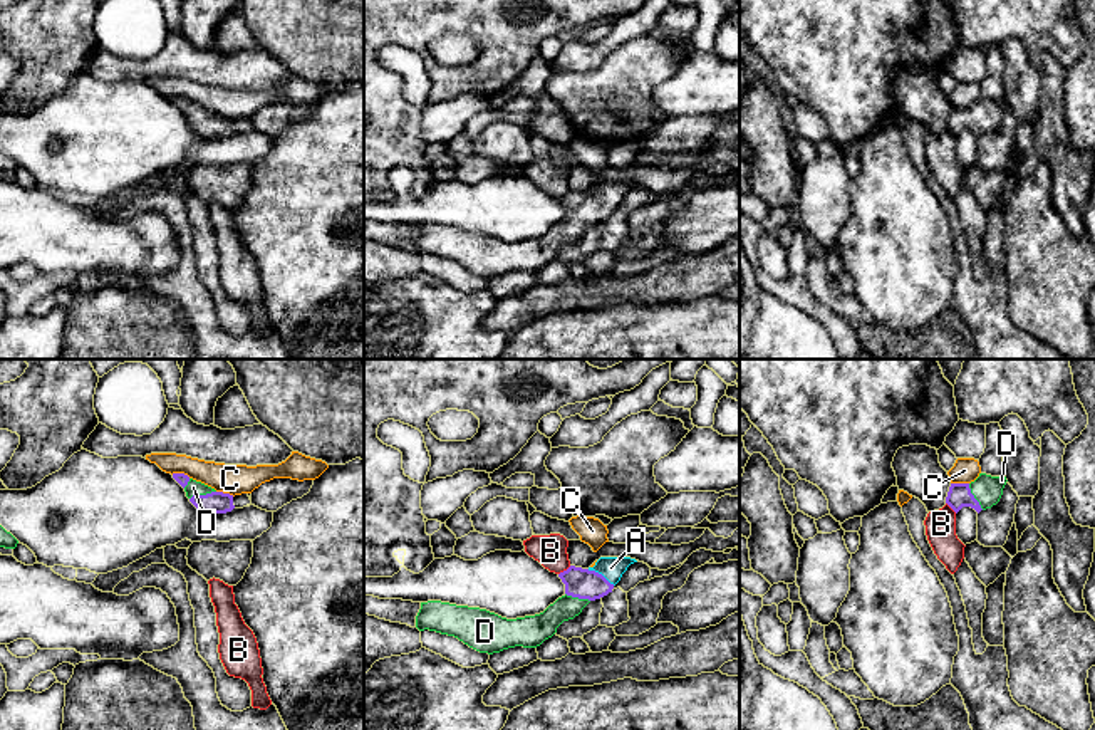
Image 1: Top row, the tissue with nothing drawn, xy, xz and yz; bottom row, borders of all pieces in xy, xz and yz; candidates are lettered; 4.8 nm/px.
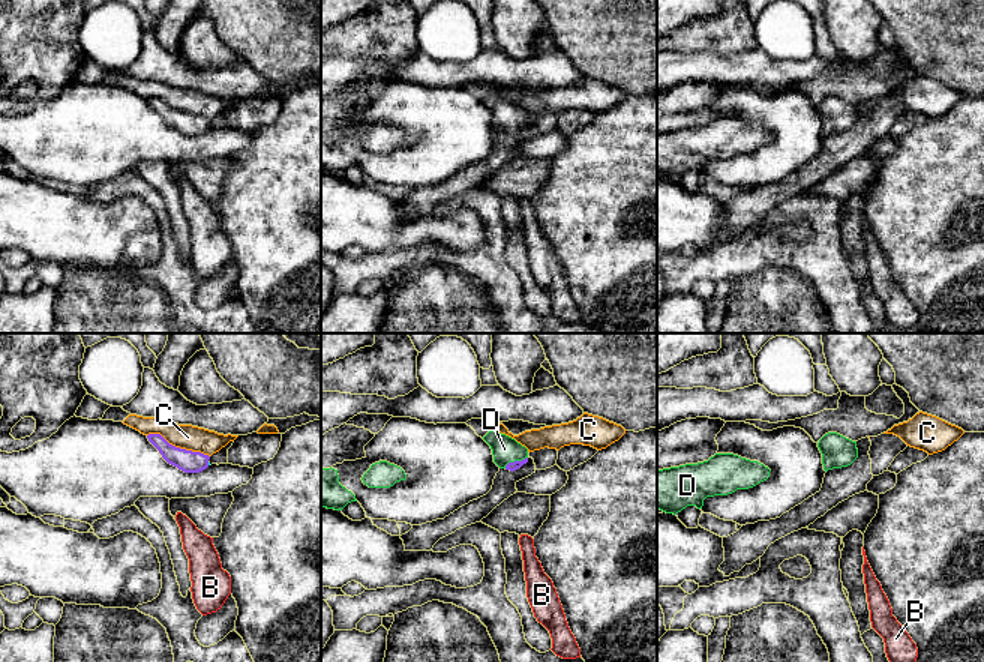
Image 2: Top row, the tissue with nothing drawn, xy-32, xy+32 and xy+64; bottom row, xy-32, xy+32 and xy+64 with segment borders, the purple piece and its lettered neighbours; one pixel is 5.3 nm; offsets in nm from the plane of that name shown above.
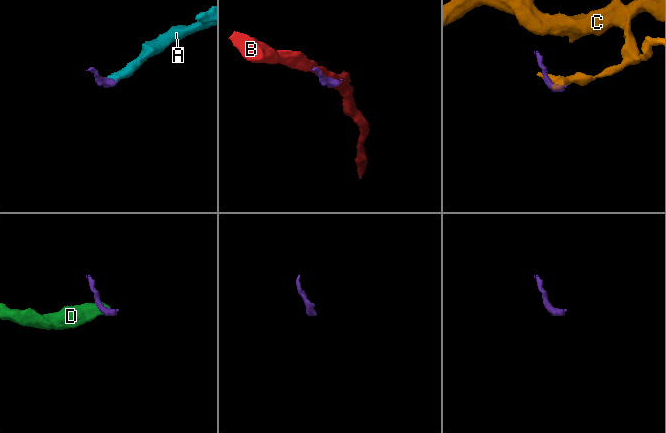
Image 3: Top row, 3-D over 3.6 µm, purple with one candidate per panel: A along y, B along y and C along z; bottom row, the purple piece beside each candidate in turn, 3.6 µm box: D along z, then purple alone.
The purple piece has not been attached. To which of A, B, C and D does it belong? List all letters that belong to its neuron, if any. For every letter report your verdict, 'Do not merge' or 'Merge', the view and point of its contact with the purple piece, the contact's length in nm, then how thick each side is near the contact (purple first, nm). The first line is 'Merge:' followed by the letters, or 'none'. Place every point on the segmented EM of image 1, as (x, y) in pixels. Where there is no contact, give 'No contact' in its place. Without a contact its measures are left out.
Merge: A, D
A: Merge. Touches purple at xz (601, 574). Shared border 150 nm. Thickness 140 nm (purple) against 110 nm
B: Do not merge. Touches purple at xz (564, 571). Shared border 80 nm. Thickness 140 nm (purple) against 160 nm
C: Do not merge. Touches purple at yz (960, 484). Shared border 90 nm. Thickness 120 nm (purple) against 120 nm
D: Merge. Touches purple at xy (202, 495). Shared border 130 nm. Thickness 110 nm (purple) against 70 nm

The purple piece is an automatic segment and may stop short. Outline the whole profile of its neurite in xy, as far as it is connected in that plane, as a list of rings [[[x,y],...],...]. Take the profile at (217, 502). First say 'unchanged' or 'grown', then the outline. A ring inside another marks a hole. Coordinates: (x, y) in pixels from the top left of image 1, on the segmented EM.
grown | [[[173,473],[173,478],[184,488],[189,502],[203,514],[216,515],[235,508],[233,495],[216,492],[215,488],[189,478],[184,473]]]

